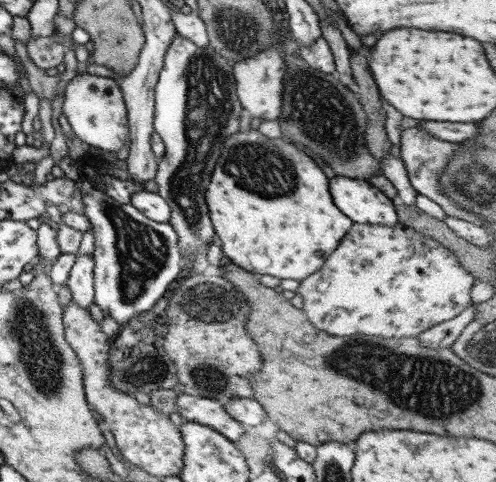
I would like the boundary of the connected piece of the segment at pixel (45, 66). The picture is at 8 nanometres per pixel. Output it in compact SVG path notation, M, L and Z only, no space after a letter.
M32 34L28 38L26 48L33 64L44 71L62 64L67 50L62 44L55 43L52 36L34 37Z

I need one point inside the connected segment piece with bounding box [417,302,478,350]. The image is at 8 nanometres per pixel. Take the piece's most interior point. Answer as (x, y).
(443, 335)

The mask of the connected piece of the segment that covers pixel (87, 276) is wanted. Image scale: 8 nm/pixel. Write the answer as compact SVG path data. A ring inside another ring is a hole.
M78 252L70 269L67 286L71 290L72 298L78 306L90 312L90 306L95 300L94 267L95 262L92 255L83 255Z

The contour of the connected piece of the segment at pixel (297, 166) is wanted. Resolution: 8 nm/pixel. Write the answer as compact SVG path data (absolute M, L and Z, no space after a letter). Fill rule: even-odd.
M258 129L235 132L224 141L205 192L205 201L210 204L210 218L224 254L236 266L254 274L304 280L324 264L352 228L352 220L332 202L324 170L296 146L288 144L284 137L271 139Z

